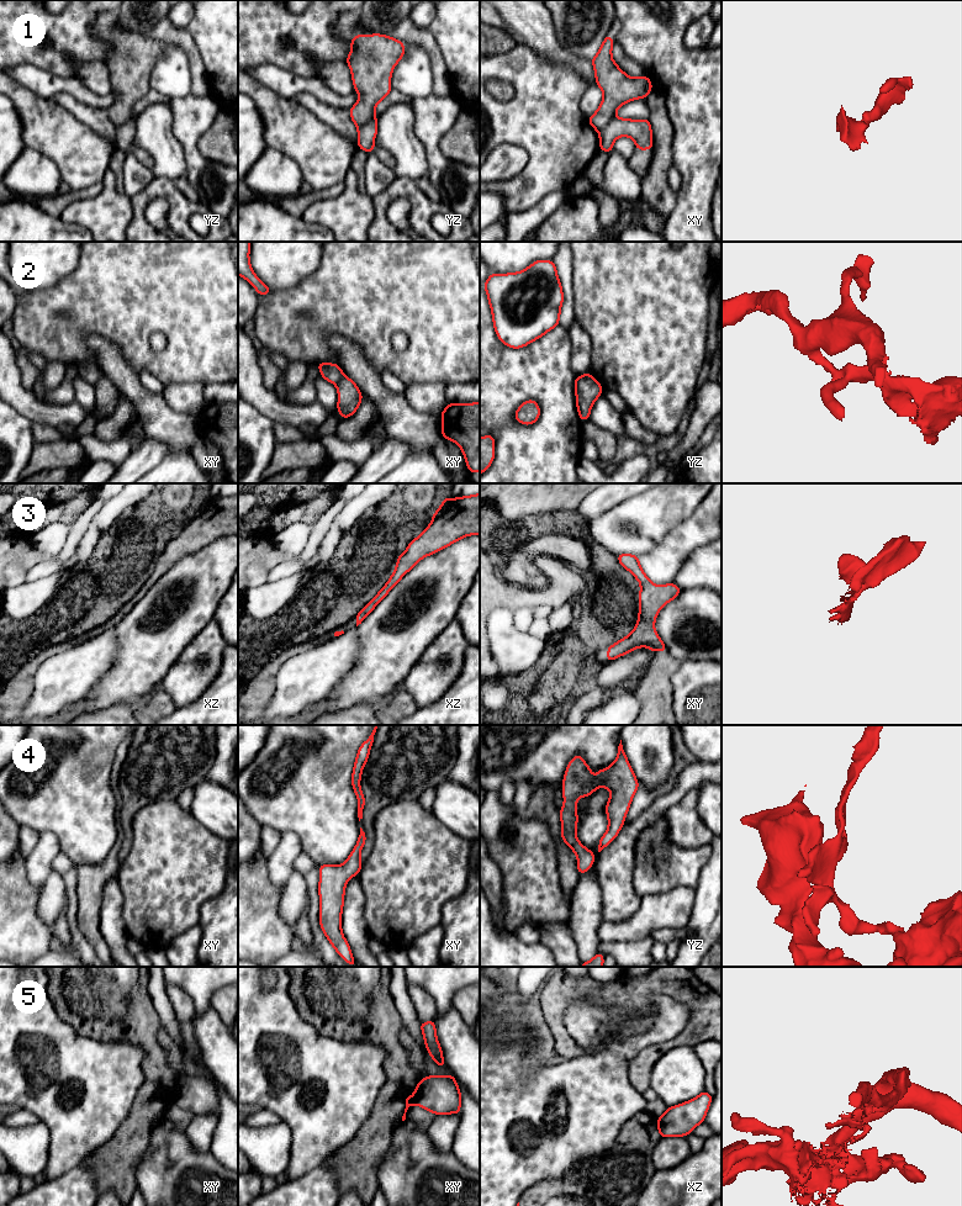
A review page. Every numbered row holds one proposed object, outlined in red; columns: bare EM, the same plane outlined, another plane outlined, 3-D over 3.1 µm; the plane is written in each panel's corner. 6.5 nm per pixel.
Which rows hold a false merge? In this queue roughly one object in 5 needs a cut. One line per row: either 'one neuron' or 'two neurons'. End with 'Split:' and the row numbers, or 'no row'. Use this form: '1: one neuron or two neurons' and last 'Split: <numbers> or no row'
1: two neurons
2: two neurons
3: one neuron
4: one neuron
5: two neurons
Split: 1, 2, 5

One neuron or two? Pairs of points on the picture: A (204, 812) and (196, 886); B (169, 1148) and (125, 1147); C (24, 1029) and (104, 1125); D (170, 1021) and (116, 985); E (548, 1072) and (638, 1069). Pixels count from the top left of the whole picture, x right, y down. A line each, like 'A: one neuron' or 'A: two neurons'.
A: two neurons
B: two neurons
C: one neuron
D: two neurons
E: two neurons

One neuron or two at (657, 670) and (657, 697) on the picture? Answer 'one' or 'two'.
one

